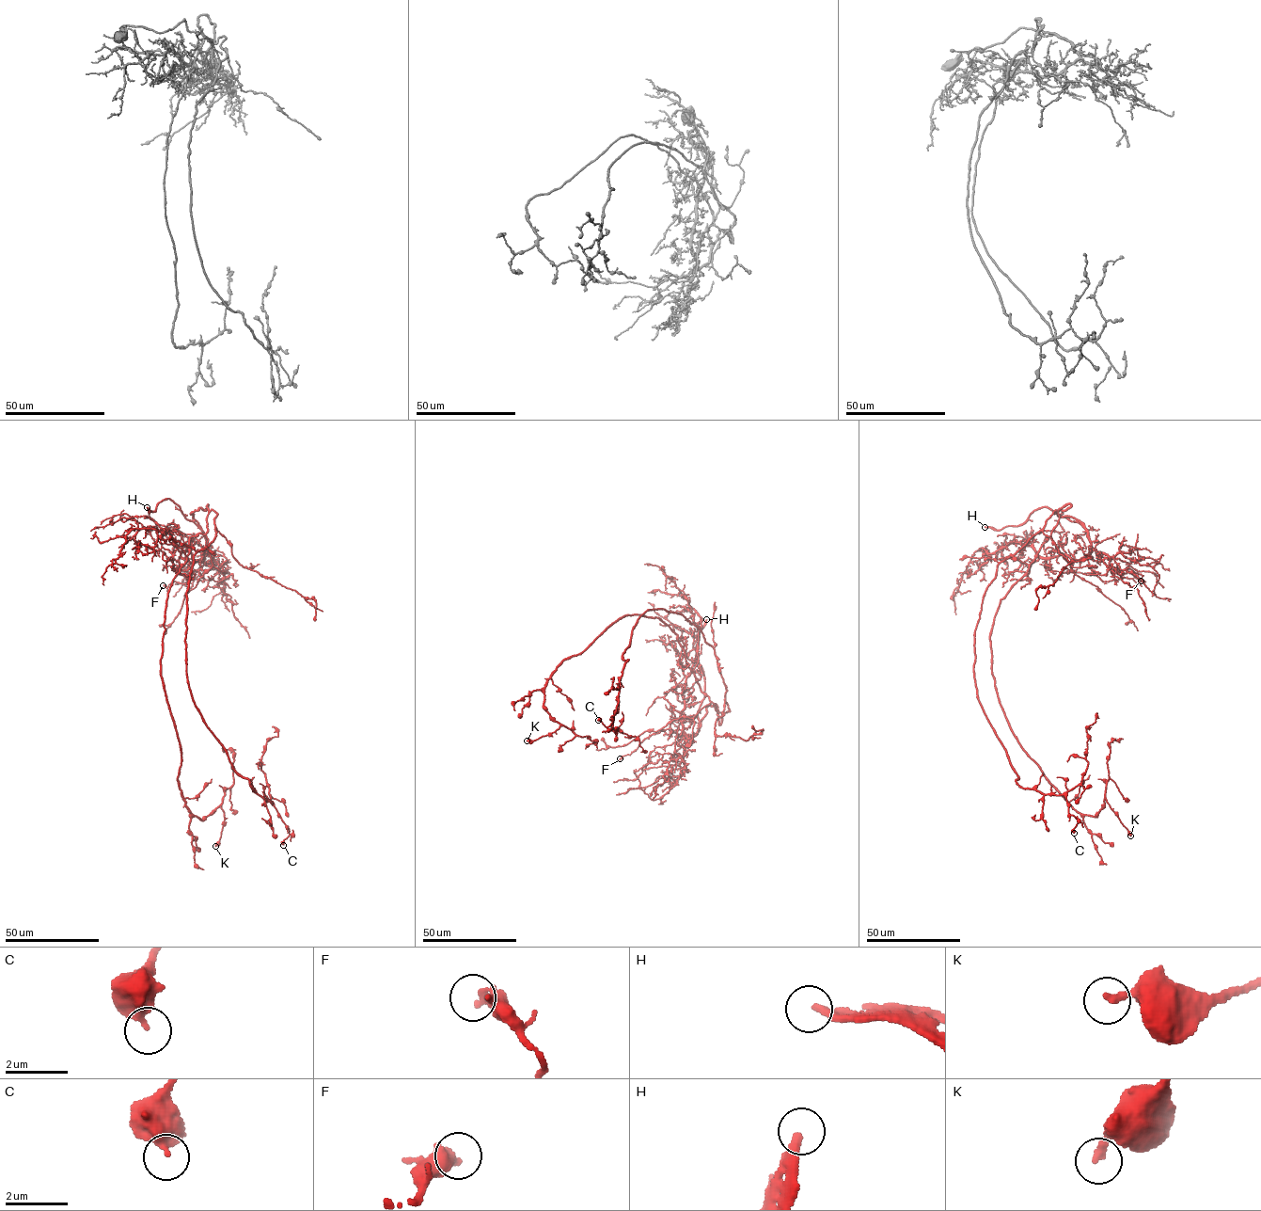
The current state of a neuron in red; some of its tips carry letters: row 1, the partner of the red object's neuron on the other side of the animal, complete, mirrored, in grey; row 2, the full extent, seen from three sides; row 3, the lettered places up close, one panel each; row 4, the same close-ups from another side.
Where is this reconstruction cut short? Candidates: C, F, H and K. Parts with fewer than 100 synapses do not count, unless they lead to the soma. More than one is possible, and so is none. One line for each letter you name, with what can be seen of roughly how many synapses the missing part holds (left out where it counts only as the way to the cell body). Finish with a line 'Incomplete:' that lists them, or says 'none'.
Incomplete: H

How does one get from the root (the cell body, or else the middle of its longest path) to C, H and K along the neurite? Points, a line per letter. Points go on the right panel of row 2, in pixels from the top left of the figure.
C: (1052, 514), (998, 565), (975, 631), (973, 678), (1016, 782), (1063, 794), (1078, 820), (1074, 833)
H: (1052, 514), (1069, 504), (1055, 513), (1082, 524), (1045, 507), (1033, 510), (1016, 526), (999, 530), (985, 527)
K: (1052, 514), (1058, 524), (997, 609), (995, 689), (1048, 782), (1083, 814), (1097, 815), (1105, 798), (1130, 836)

